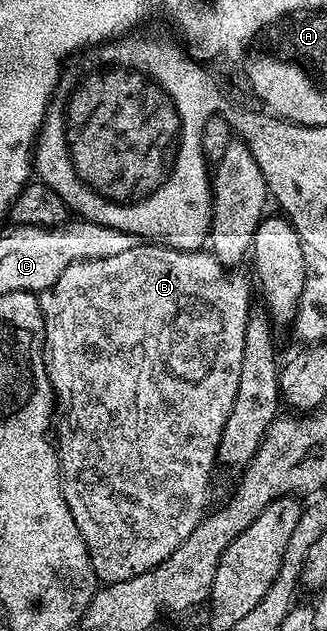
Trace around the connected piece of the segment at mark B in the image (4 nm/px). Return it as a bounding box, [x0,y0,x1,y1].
[38,242,253,584]

